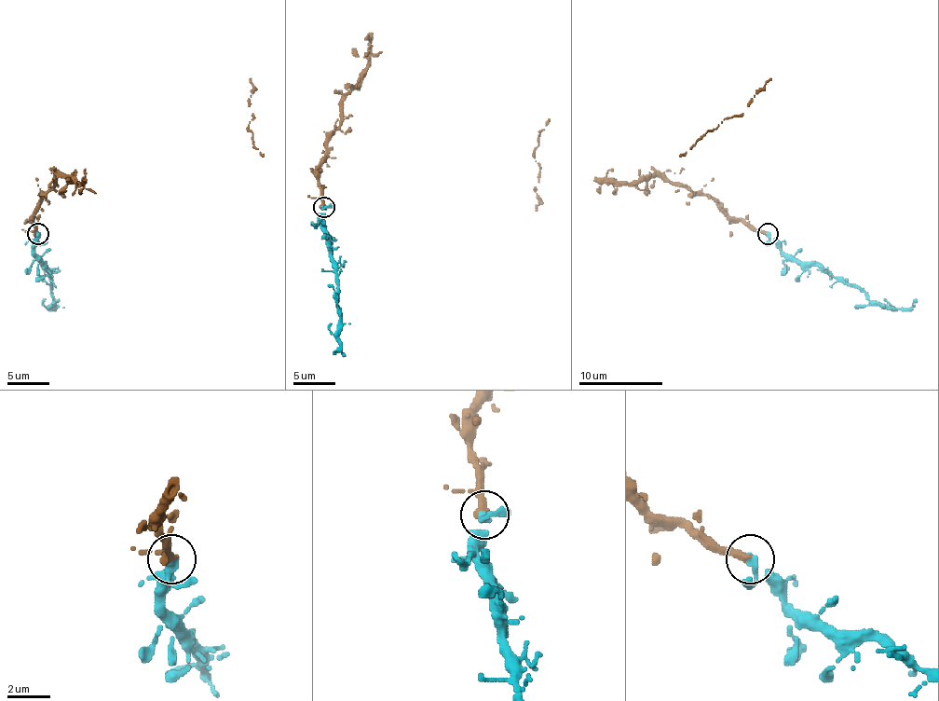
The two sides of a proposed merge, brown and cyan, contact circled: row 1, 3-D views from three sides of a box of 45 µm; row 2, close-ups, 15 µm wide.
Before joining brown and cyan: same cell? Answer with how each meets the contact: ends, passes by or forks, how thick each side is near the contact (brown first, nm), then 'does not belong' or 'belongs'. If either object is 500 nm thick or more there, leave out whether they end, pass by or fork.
brown ends | cyan passes by | 360/300 nm | belongs

